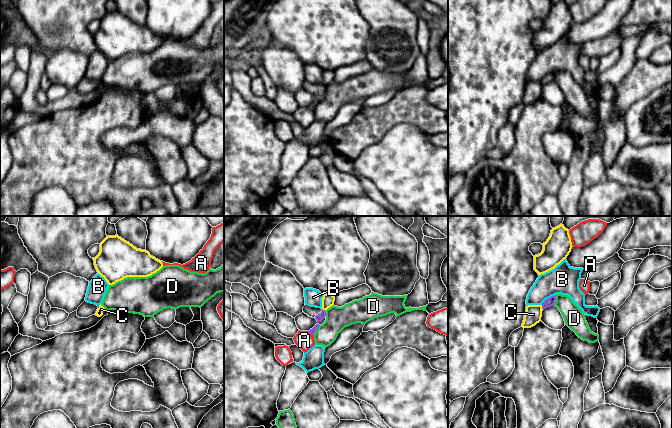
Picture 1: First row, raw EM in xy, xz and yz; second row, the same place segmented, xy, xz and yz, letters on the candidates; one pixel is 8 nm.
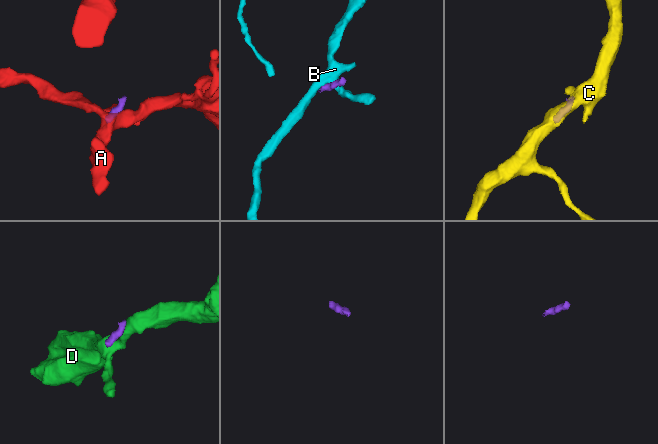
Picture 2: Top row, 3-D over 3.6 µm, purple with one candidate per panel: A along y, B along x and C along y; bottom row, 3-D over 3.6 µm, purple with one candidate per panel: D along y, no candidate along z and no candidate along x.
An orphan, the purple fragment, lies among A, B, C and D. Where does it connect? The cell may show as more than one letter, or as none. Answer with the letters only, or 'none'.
none

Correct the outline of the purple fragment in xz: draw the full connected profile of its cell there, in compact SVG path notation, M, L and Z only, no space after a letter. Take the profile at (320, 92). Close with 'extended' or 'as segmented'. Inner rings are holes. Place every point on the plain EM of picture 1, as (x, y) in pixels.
M306 80L303 83L303 88L307 90L309 93L315 94L317 98L321 98L326 92L325 86L321 84L311 83Z; extended

